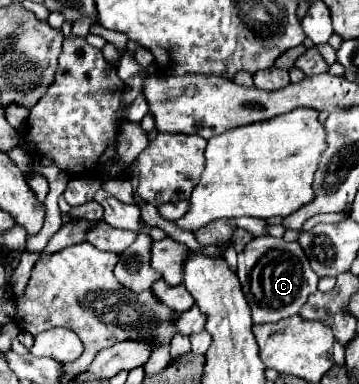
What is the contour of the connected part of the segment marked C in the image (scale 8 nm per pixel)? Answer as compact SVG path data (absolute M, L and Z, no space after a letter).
M257 237L245 245L239 253L237 277L241 281L245 299L253 311L255 323L281 321L291 315L297 315L305 305L307 297L317 291L317 273L311 269L309 259L305 257L301 245L297 241L287 243L275 237Z

